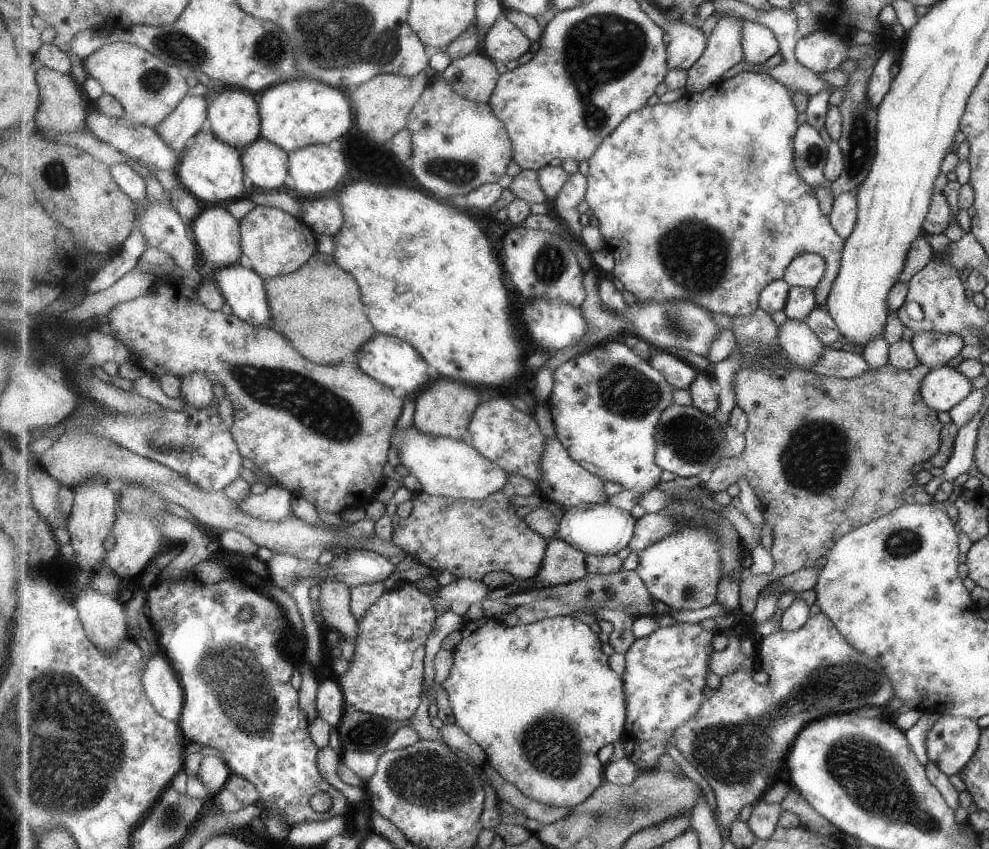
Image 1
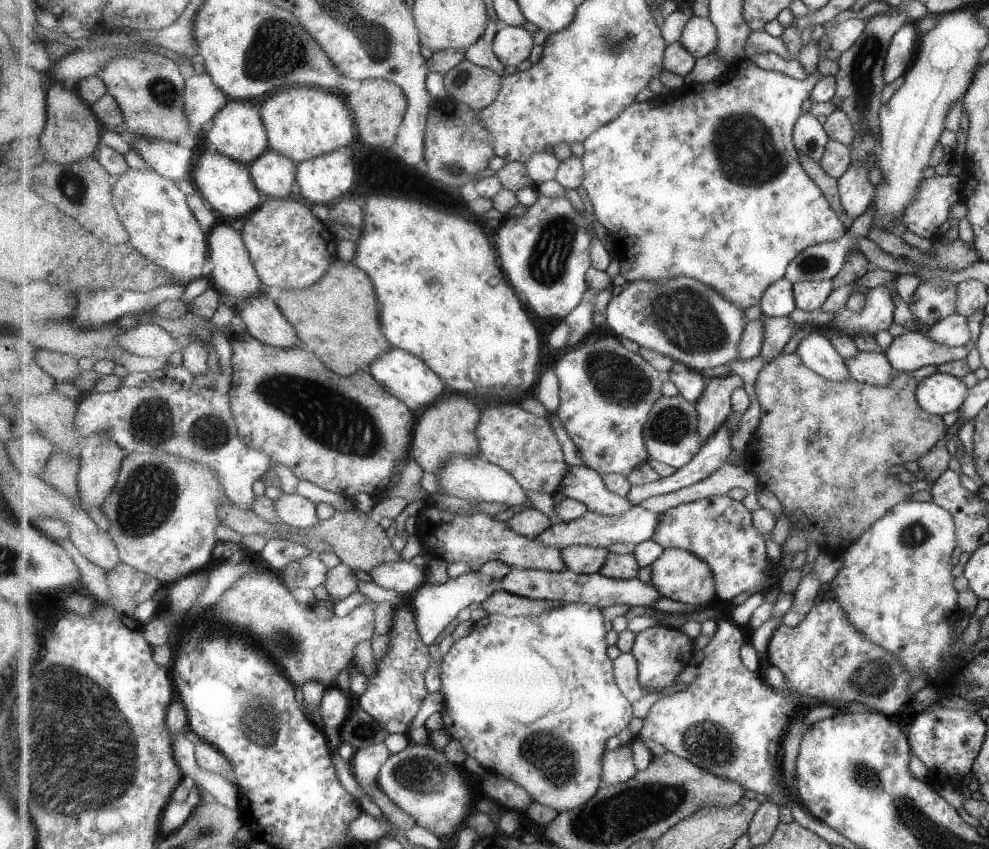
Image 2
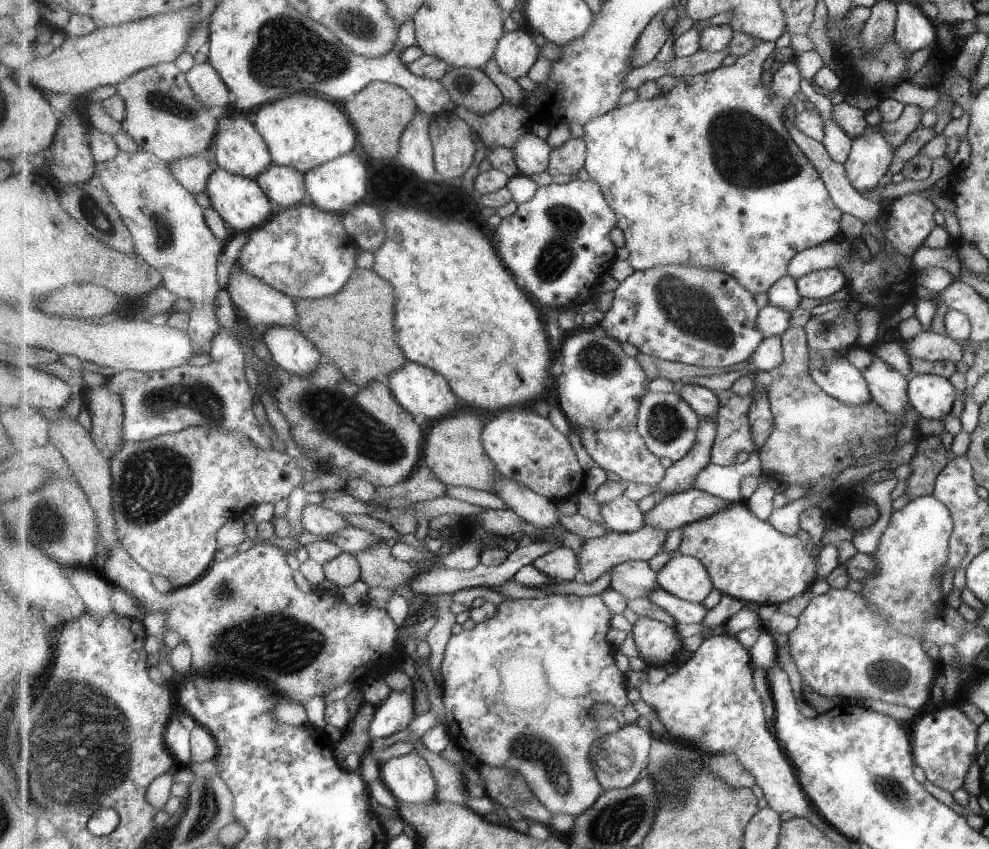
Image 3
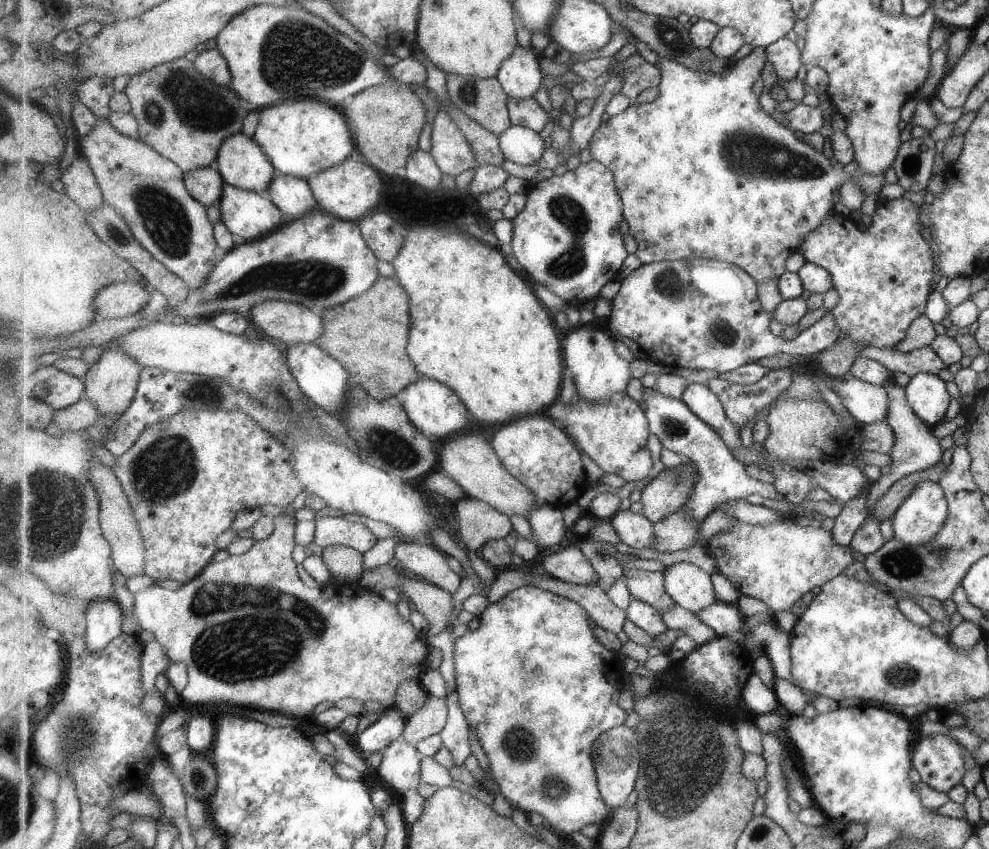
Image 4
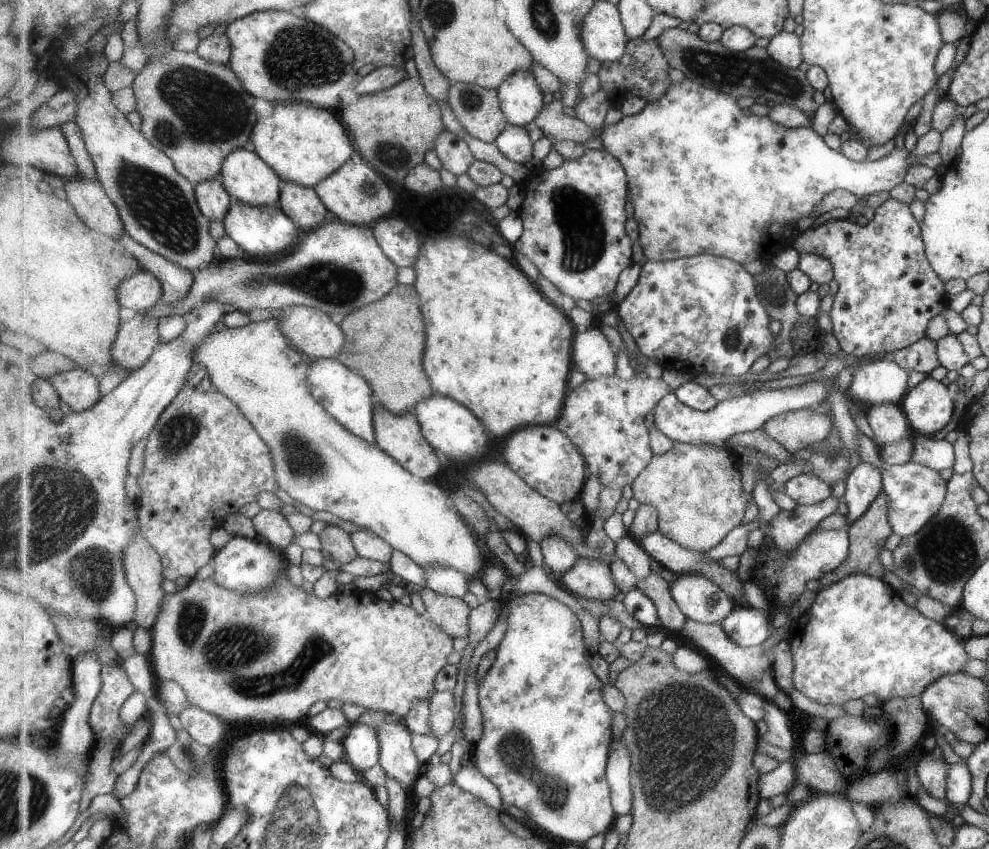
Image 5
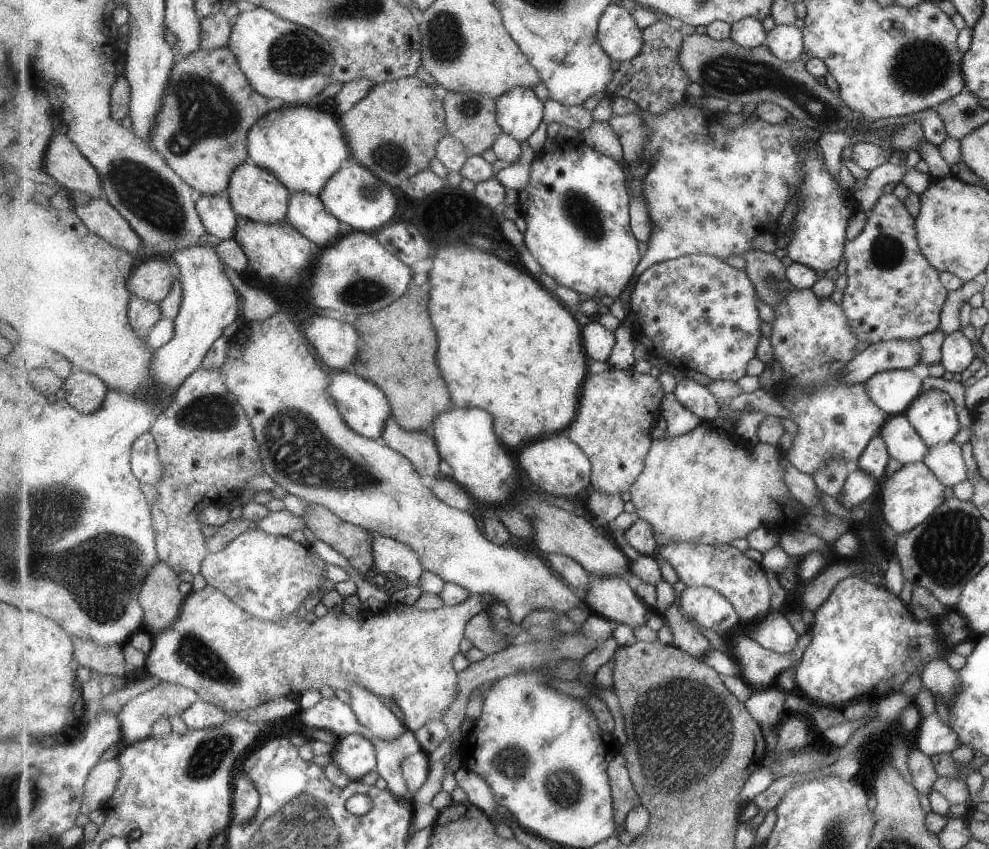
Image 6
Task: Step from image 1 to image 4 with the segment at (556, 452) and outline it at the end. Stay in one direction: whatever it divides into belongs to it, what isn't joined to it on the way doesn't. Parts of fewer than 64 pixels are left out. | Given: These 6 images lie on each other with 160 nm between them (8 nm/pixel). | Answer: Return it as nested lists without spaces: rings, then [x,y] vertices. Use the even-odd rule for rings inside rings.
[[[620,510],[610,520],[623,543],[632,548],[650,548],[651,543],[656,542],[654,536],[654,522],[642,512],[632,510]]]

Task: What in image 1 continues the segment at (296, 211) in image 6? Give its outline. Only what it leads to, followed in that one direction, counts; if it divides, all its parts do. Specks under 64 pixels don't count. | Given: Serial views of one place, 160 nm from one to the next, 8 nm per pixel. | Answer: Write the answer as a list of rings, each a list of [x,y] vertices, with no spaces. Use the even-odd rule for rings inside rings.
[[[261,137],[243,153],[245,175],[263,191],[285,190],[290,154],[281,146]]]

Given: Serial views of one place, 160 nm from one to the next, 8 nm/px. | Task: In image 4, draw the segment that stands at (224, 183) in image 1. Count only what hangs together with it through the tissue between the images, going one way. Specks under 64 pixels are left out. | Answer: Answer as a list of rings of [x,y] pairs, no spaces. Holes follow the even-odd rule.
[[[225,183],[223,188],[219,204],[221,220],[237,237],[239,243],[262,239],[285,224],[284,212],[267,193],[247,190],[231,183]]]

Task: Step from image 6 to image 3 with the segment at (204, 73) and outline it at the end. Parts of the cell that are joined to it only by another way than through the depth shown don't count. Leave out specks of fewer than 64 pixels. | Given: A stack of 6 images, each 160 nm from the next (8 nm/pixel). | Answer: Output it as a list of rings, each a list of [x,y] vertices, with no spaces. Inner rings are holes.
[[[174,61],[159,63],[138,70],[116,87],[118,93],[126,102],[126,117],[122,122],[123,130],[127,131],[137,141],[141,150],[156,154],[168,163],[189,155],[211,153],[216,136],[225,123],[225,118],[220,112],[208,109],[198,99],[187,80],[187,72],[181,72],[175,66]]]

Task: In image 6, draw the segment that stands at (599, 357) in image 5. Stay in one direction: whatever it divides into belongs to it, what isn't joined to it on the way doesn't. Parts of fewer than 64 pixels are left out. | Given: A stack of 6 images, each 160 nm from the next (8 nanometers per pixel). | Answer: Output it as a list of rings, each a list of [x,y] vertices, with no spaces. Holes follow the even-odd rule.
[[[599,321],[591,322],[582,329],[582,339],[589,360],[609,362],[616,345],[616,332],[607,330]]]

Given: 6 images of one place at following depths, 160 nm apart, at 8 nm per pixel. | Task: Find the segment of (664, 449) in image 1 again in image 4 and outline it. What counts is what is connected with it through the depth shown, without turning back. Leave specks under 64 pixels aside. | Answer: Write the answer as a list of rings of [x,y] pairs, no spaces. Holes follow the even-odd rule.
[[[631,378],[627,386],[626,395],[645,411],[647,424],[650,425],[652,434],[659,438],[661,445],[681,458],[695,462],[698,467],[698,481],[684,510],[687,519],[700,525],[718,504],[731,499],[745,499],[749,494],[757,493],[765,498],[777,498],[779,492],[775,485],[750,477],[746,465],[735,458],[723,438],[715,432],[715,428],[697,416],[683,399],[667,396],[657,389],[645,388],[639,379],[634,378]]]

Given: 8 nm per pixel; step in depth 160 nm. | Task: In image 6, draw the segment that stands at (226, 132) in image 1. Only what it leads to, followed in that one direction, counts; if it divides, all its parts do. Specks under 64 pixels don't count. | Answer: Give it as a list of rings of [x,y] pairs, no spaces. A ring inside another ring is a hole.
[[[251,161],[241,163],[230,178],[230,185],[225,190],[238,217],[248,218],[260,223],[286,221],[292,192],[275,174]]]

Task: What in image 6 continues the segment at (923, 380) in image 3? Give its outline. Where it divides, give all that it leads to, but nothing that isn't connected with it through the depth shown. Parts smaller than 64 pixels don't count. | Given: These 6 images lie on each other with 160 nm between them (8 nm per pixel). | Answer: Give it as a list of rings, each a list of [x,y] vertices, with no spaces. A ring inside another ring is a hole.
[[[939,389],[921,390],[903,413],[928,447],[946,443],[959,430],[955,406]]]

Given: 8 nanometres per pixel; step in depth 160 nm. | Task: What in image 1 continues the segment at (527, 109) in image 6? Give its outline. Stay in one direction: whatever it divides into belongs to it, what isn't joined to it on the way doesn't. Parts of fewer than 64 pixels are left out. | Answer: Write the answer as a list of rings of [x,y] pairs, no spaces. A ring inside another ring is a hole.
[[[504,16],[495,22],[493,28],[487,32],[483,49],[493,61],[504,64],[521,58],[529,52],[531,40],[513,22]]]

